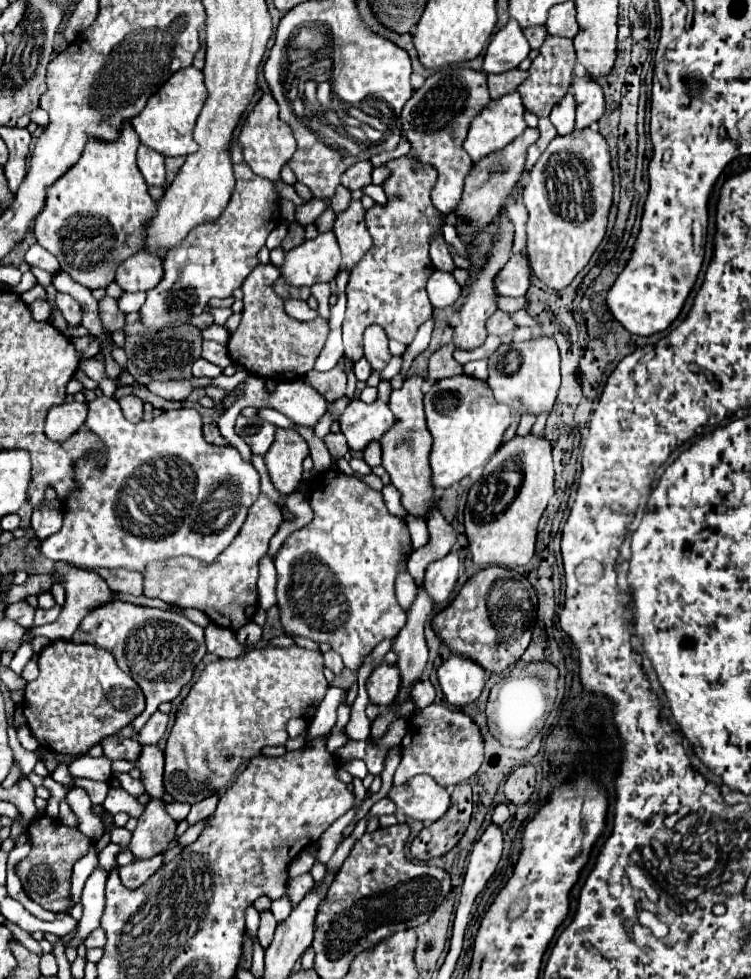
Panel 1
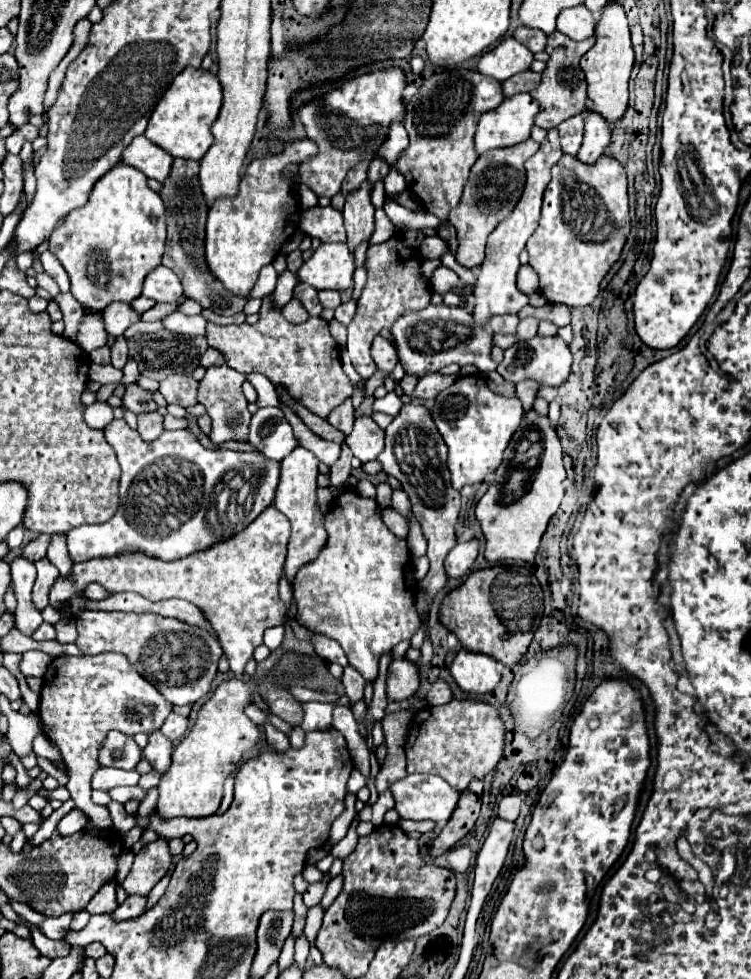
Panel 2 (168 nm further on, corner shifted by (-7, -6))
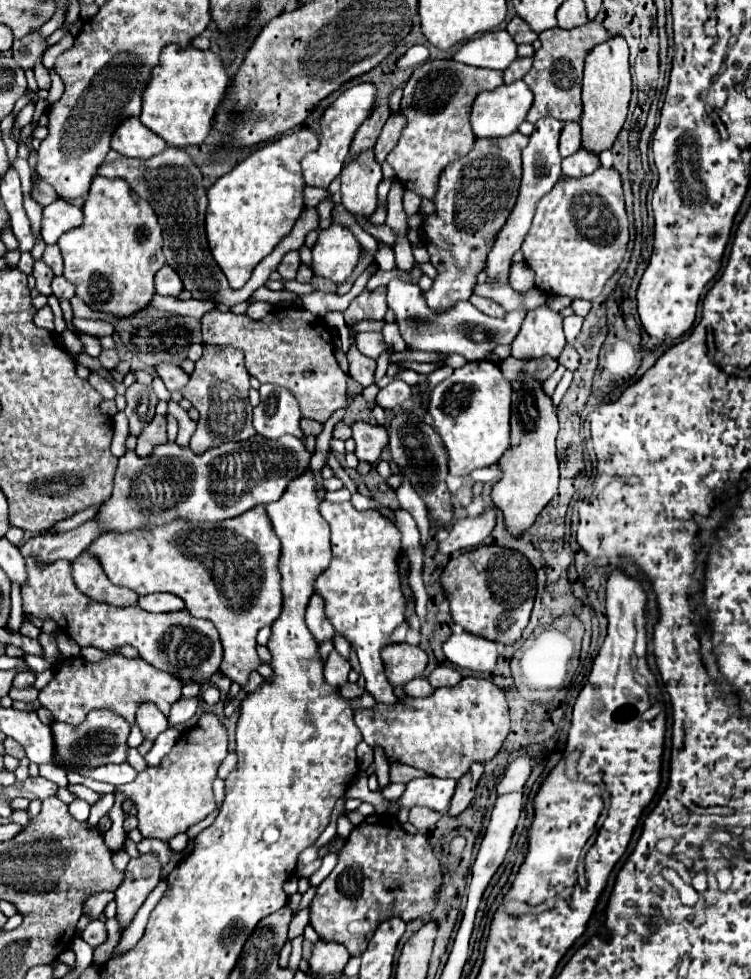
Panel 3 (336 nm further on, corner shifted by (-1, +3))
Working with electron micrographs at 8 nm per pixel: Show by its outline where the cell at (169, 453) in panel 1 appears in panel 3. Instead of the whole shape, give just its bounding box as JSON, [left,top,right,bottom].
[95,436,311,534]

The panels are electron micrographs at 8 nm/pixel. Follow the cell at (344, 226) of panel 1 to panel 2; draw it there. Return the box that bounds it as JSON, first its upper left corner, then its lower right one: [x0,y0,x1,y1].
[343,181,375,251]

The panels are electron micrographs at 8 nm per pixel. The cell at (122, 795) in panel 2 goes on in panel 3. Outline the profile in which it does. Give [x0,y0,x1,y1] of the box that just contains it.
[119,712,229,842]

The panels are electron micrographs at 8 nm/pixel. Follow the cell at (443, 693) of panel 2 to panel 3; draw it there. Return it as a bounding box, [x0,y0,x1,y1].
[427,666,461,688]

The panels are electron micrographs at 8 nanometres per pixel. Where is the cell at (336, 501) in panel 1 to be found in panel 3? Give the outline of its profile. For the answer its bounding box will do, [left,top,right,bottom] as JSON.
[313,502,405,704]

